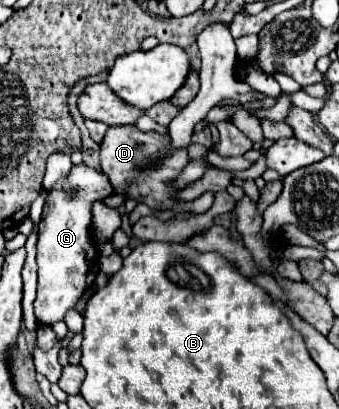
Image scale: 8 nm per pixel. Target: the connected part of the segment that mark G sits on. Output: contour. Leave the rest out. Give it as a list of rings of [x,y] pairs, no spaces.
[[[84,163],[72,165],[69,178],[60,184],[74,183],[78,192],[74,198],[68,198],[61,188],[52,188],[40,218],[38,230],[38,294],[34,300],[34,314],[38,324],[54,324],[66,316],[78,298],[88,290],[100,270],[98,250],[90,240],[90,222],[92,222],[92,204],[96,200],[112,194],[112,184],[102,170],[96,170]]]

